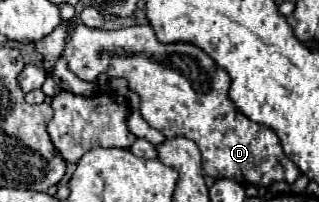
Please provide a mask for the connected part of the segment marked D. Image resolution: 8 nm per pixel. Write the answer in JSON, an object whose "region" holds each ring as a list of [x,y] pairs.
{"region":[[[61,22],[47,38],[41,38],[39,42],[33,42],[35,52],[45,56],[43,68],[51,72],[55,64],[65,58],[69,70],[79,76],[85,82],[95,82],[101,74],[107,74],[109,80],[125,78],[129,82],[129,90],[135,92],[141,100],[141,116],[147,120],[149,126],[165,134],[167,138],[173,136],[187,136],[191,138],[203,156],[203,172],[207,176],[219,178],[231,178],[239,184],[257,184],[267,186],[275,180],[287,180],[289,184],[295,182],[301,174],[297,166],[283,154],[283,148],[279,144],[279,138],[269,128],[251,122],[247,116],[243,116],[235,104],[229,100],[229,76],[225,70],[221,70],[201,48],[191,44],[161,44],[155,38],[155,32],[151,26],[131,26],[121,30],[97,30],[87,28],[81,22],[75,22],[71,28],[67,22]]]}

